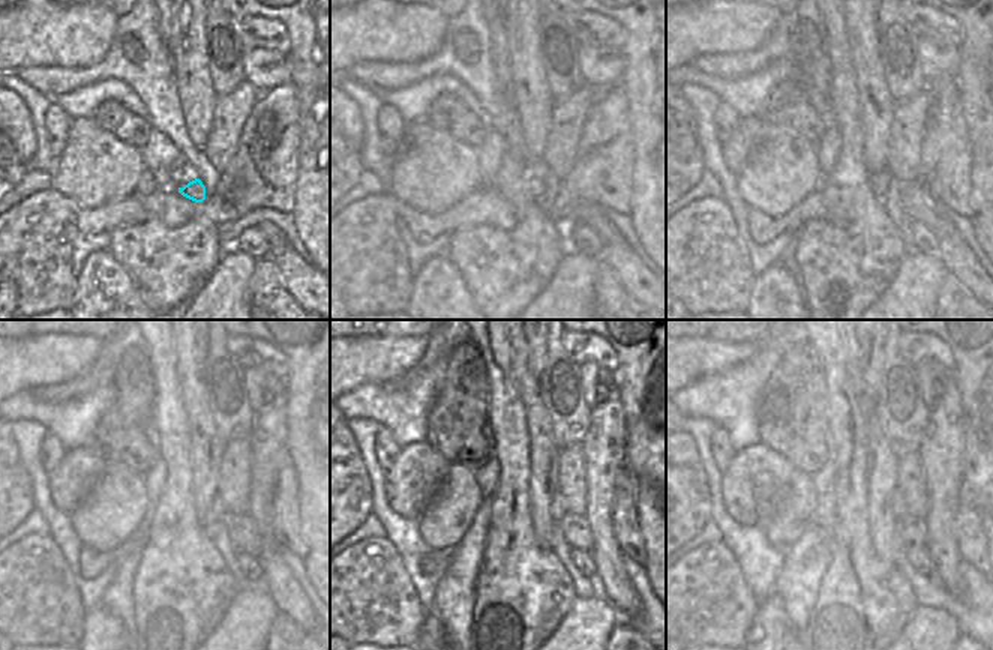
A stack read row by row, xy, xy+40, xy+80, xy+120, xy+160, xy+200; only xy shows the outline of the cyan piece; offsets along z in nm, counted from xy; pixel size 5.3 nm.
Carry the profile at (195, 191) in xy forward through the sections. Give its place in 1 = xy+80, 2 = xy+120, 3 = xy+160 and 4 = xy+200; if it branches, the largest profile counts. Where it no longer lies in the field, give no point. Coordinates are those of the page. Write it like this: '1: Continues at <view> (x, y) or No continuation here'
1: Continues at xy+80 (878, 182)
2: Continues at xy+120 (218, 511)
3: Continues at xy+160 (558, 505)
4: Continues at xy+200 (899, 505).

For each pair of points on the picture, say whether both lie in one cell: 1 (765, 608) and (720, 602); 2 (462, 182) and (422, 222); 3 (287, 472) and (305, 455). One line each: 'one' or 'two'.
1: two
2: two
3: two

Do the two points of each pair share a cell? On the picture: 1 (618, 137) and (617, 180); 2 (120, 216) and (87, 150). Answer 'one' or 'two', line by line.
1: one
2: two

